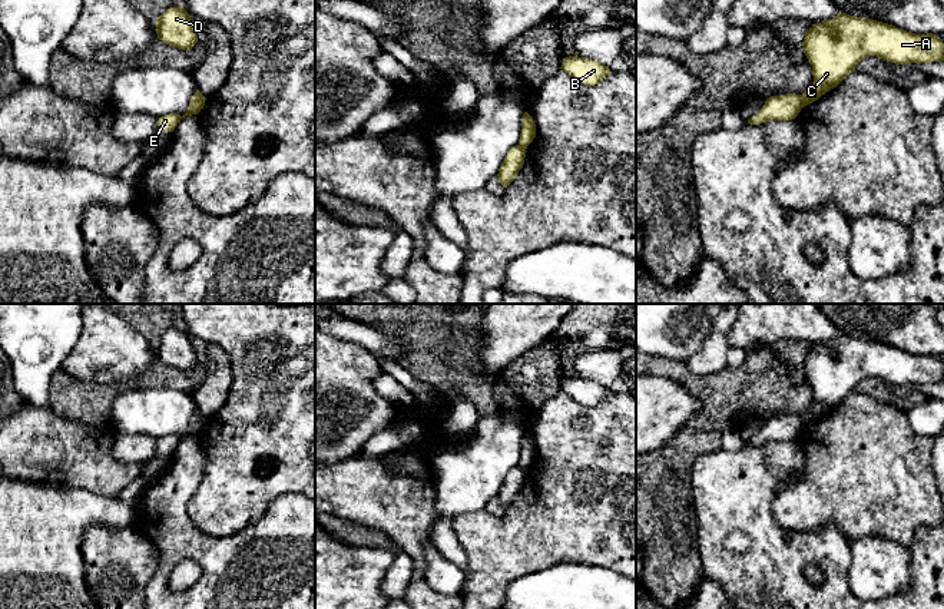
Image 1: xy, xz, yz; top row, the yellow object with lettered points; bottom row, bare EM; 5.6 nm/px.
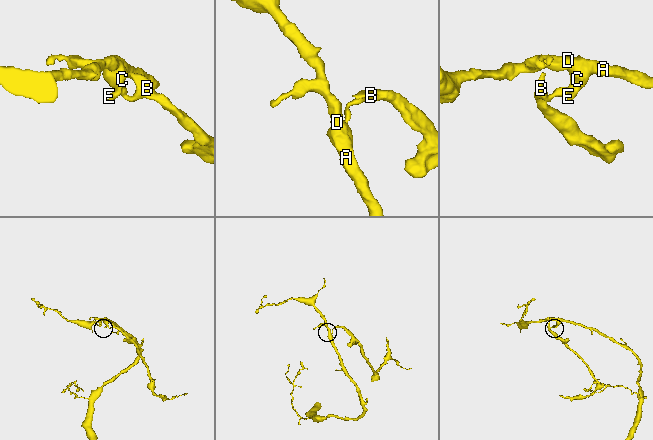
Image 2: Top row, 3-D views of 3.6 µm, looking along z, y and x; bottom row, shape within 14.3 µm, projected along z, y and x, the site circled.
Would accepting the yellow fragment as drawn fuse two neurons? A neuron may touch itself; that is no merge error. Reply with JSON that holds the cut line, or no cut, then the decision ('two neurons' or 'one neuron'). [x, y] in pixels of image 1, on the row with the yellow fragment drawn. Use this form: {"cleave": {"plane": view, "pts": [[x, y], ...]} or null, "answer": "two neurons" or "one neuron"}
{"cleave": {"plane": "yz", "pts": [[800, 95], [802, 106]]}, "answer": "two neurons"}

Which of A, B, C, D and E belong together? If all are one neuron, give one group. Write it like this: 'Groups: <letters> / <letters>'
Groups: A C D E / B

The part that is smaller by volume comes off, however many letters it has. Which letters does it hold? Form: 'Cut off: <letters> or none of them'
Cut off: B

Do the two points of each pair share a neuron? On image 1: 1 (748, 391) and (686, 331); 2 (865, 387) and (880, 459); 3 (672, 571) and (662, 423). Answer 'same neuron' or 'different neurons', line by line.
1: different neurons
2: different neurons
3: different neurons

